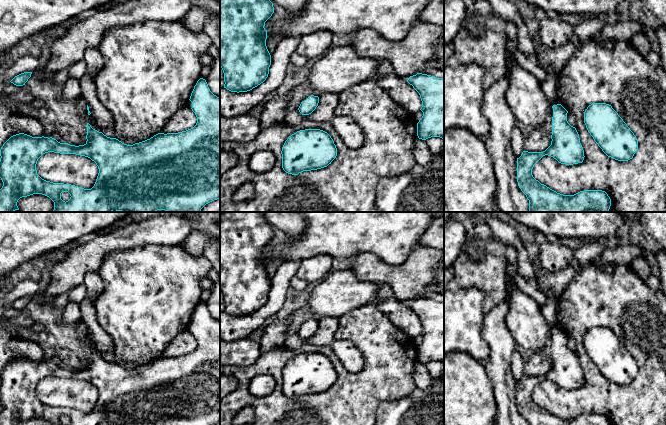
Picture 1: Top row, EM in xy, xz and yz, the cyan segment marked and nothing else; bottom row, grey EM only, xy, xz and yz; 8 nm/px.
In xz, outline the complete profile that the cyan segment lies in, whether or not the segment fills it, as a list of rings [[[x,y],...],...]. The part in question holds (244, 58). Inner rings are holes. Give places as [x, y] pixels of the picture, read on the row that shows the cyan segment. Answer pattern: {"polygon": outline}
{"polygon": [[[220,0],[220,67],[227,90],[247,92],[268,77],[271,55],[266,46],[264,26],[273,13],[270,0]]]}

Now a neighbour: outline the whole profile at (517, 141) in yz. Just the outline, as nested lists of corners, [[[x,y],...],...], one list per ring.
[[[514,126],[512,130],[511,146],[516,158],[519,158],[524,151],[524,140],[525,137],[523,136],[521,130],[517,126]]]

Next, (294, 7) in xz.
[[[270,0],[272,3],[278,4],[285,8],[289,15],[298,15],[306,4],[306,0]]]

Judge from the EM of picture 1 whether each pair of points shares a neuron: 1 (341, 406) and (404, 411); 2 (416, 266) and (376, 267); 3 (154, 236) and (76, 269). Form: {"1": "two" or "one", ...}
{"1": "two", "2": "one", "3": "one"}

